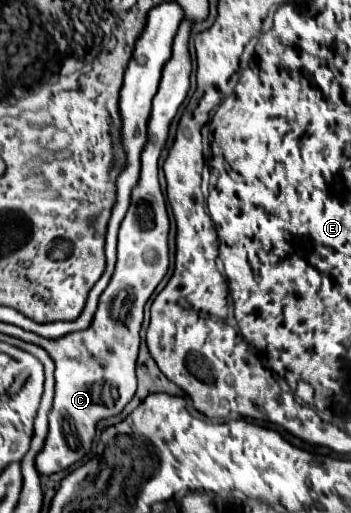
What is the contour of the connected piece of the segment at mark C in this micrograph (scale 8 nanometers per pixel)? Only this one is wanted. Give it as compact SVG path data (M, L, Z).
M185 19L179 25L173 43L173 55L163 67L159 91L153 99L153 111L149 117L149 143L141 153L141 181L133 189L131 207L121 223L117 267L107 289L99 297L93 323L85 331L65 335L65 339L53 339L53 343L45 343L45 339L37 339L37 335L29 331L29 341L51 351L55 361L55 403L49 413L49 435L43 443L43 449L35 457L35 467L41 475L53 475L81 461L91 449L97 423L101 419L119 415L137 391L135 363L141 343L139 331L143 325L143 309L169 269L171 221L167 213L167 201L159 187L157 167L161 149L167 141L169 123L189 91L191 27L191 19Z

